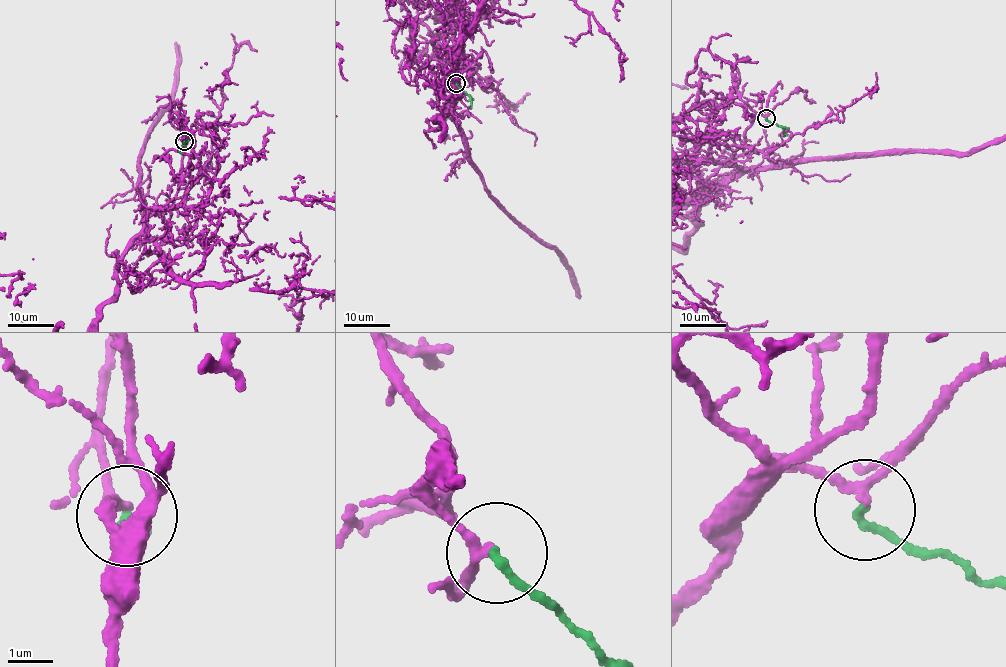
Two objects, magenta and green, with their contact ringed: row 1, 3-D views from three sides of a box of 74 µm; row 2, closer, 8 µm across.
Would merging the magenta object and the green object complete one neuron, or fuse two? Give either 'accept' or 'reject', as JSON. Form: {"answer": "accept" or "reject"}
{"answer": "accept"}

